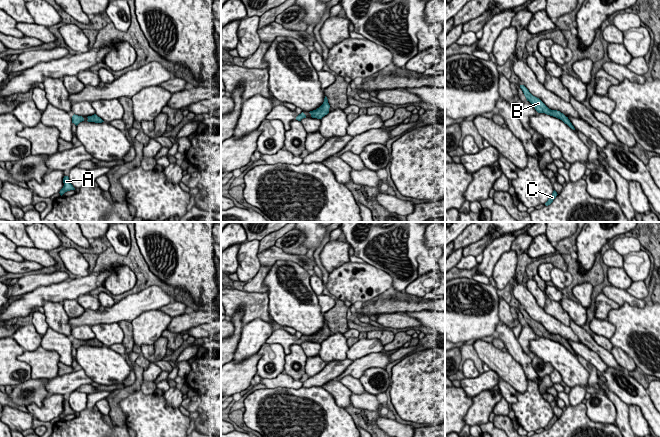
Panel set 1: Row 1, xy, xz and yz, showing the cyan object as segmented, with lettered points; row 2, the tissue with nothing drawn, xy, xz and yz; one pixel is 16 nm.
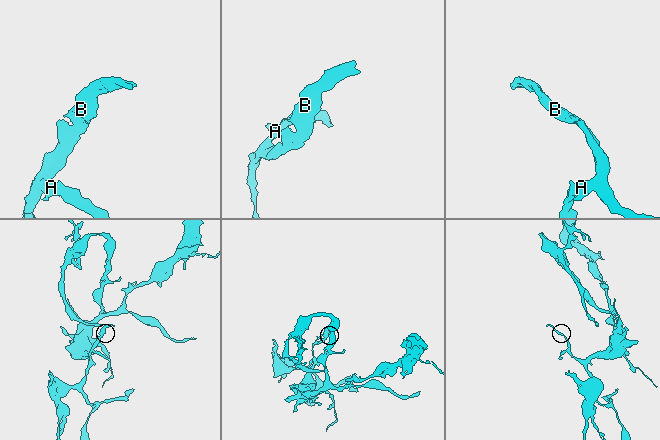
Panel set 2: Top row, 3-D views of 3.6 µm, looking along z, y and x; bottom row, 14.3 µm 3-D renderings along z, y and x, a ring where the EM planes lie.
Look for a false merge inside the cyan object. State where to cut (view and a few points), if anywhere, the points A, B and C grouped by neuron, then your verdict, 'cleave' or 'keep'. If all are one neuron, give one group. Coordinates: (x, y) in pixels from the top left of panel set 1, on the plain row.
no cut | A B C | keep

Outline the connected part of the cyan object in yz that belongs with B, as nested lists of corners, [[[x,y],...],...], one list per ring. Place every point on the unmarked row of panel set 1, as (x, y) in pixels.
[[[520,309],[520,312],[522,313],[527,325],[529,325],[532,328],[532,330],[538,337],[545,337],[547,339],[556,341],[562,344],[571,353],[575,354],[574,350],[572,349],[568,341],[566,341],[563,337],[557,334],[549,333],[539,322],[533,320],[524,309]]]

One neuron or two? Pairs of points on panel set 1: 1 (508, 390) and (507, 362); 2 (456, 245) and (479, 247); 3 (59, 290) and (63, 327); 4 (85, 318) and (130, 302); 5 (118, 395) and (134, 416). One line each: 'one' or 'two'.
1: two
2: one
3: two
4: one
5: two

